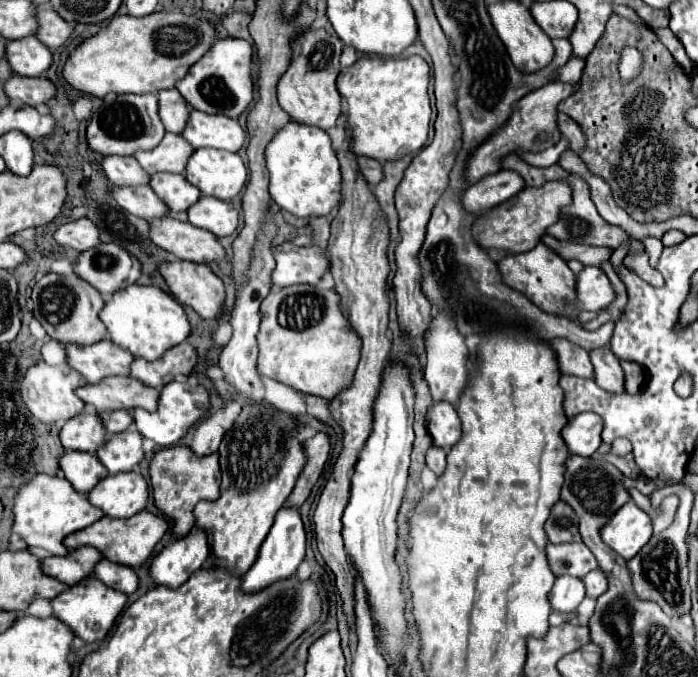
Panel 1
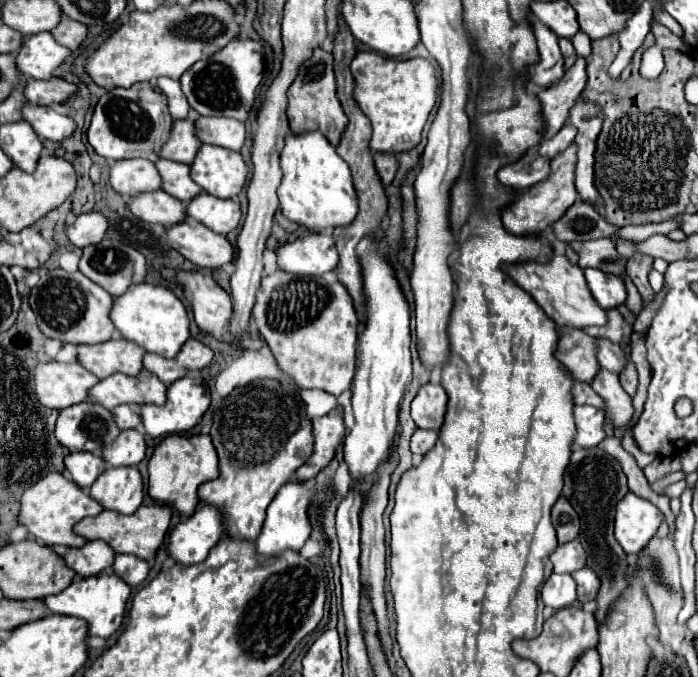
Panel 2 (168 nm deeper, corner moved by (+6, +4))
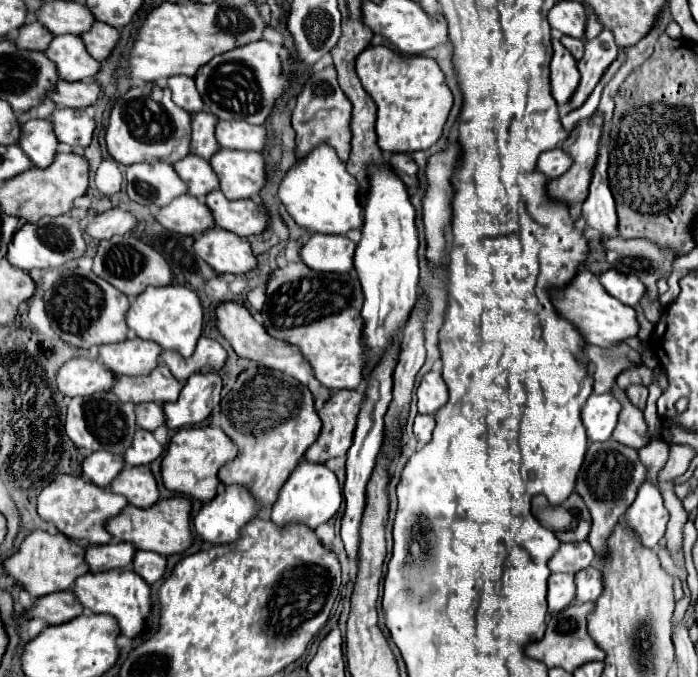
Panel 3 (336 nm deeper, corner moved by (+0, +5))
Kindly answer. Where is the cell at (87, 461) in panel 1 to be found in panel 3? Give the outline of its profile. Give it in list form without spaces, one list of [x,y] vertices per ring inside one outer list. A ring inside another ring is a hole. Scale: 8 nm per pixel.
[[[93,452],[83,460],[83,476],[101,488],[107,488],[107,484],[113,482],[113,478],[121,472],[121,468],[123,468],[121,454]]]

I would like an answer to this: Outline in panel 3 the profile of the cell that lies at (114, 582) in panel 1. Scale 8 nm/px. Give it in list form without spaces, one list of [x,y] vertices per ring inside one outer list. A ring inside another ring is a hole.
[[[135,552],[133,556],[133,562],[131,562],[131,568],[135,574],[139,574],[147,584],[153,584],[157,582],[163,572],[165,572],[165,556],[159,556],[155,552]]]

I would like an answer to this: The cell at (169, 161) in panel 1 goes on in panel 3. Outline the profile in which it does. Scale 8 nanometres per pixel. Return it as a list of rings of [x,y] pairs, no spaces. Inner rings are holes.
[[[197,112],[191,116],[189,154],[209,160],[219,150],[219,144],[215,140],[215,122],[217,118],[211,112]]]

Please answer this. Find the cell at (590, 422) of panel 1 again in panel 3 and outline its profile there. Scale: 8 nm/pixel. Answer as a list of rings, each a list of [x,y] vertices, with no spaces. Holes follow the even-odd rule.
[[[591,394],[585,408],[581,410],[583,426],[591,442],[607,442],[617,424],[621,406],[611,394]]]

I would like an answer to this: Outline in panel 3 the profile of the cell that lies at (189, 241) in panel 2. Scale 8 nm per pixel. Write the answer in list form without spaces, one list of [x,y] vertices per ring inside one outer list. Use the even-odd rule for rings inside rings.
[[[209,228],[195,238],[195,252],[219,274],[245,274],[255,268],[247,238],[231,234],[223,228]]]

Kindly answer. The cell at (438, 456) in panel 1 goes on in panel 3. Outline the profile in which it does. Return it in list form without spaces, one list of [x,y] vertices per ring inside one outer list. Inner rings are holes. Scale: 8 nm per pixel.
[[[417,414],[415,424],[413,424],[413,432],[417,436],[419,446],[425,446],[431,440],[433,428],[435,428],[435,418],[433,416],[421,416],[421,414]]]

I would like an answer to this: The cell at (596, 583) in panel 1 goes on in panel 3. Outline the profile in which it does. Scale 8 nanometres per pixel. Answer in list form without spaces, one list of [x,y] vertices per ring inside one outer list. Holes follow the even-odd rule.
[[[589,566],[575,574],[577,602],[597,602],[603,592],[603,574],[597,566]]]

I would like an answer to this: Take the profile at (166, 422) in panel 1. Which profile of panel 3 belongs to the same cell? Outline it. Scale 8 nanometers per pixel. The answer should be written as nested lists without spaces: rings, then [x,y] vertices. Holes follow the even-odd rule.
[[[215,372],[193,374],[185,382],[179,400],[163,404],[165,426],[177,430],[207,420],[213,406],[219,404],[219,394],[221,394],[221,378]]]

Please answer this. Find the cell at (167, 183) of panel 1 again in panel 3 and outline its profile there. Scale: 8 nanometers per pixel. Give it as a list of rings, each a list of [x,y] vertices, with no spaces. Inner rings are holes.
[[[187,154],[185,158],[177,160],[173,164],[179,178],[187,184],[187,194],[195,198],[203,198],[209,192],[219,188],[219,180],[215,172],[211,170],[211,164],[199,156]]]

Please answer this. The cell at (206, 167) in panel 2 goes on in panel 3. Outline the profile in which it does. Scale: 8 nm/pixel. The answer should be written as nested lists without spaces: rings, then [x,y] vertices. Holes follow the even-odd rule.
[[[219,148],[209,160],[219,178],[219,190],[229,200],[251,198],[265,184],[265,158],[261,152],[239,152]]]

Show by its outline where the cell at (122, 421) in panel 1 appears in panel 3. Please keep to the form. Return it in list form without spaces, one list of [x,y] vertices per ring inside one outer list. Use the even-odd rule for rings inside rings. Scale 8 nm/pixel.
[[[155,402],[137,404],[135,406],[135,418],[137,418],[139,428],[145,428],[145,430],[153,432],[157,426],[163,424],[163,408]]]

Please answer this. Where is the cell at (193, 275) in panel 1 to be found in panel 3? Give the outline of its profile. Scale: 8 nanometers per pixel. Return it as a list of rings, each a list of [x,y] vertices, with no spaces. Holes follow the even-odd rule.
[[[219,302],[215,306],[215,318],[217,318],[217,330],[225,336],[225,340],[233,346],[233,350],[237,352],[239,358],[247,358],[247,360],[253,360],[257,364],[265,364],[267,368],[273,368],[273,370],[279,370],[287,376],[293,376],[295,380],[299,380],[301,384],[309,386],[313,396],[323,396],[325,400],[329,398],[329,390],[325,386],[321,386],[315,376],[313,376],[313,370],[311,366],[307,366],[305,358],[301,356],[299,348],[291,346],[289,342],[283,342],[283,340],[275,340],[267,334],[267,330],[253,320],[253,316],[249,314],[249,310],[239,304],[239,302]]]

